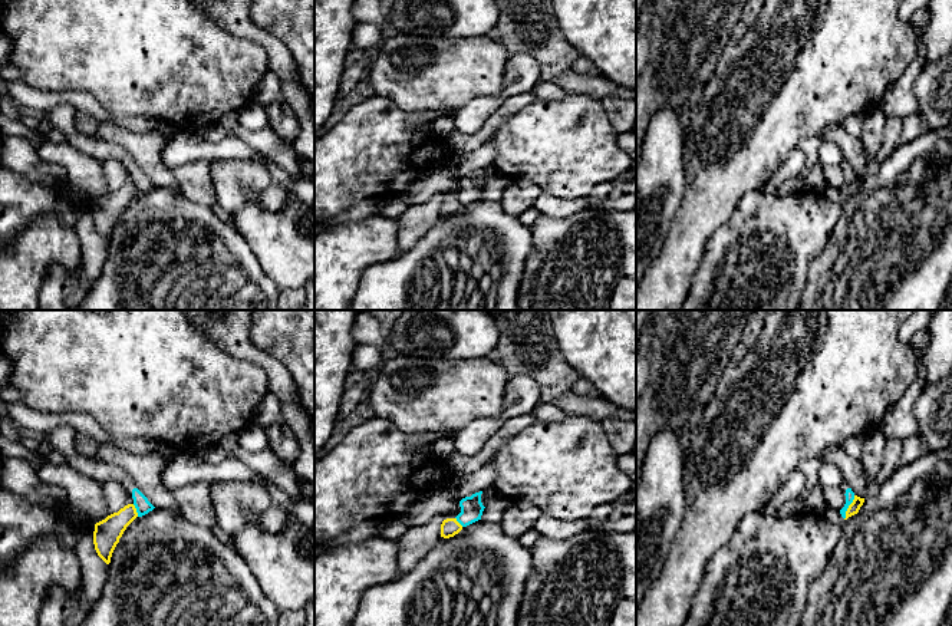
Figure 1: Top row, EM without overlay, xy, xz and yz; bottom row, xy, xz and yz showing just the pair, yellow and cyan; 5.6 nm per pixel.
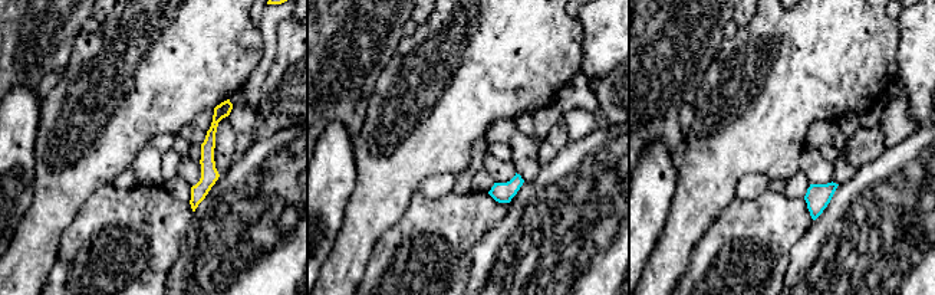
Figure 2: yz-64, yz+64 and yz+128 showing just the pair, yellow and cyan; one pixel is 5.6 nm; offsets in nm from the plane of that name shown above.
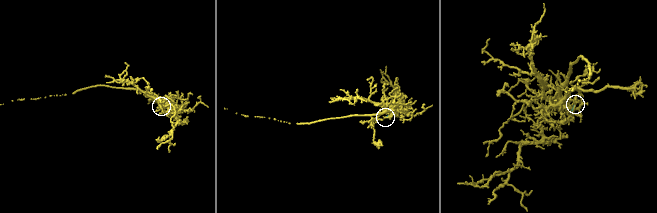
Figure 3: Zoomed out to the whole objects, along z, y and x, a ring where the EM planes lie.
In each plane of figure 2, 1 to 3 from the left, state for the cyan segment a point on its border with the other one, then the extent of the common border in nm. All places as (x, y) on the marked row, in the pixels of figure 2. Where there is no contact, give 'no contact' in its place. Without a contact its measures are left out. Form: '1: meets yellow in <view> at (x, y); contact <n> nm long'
1: no contact
2: no contact
3: no contact

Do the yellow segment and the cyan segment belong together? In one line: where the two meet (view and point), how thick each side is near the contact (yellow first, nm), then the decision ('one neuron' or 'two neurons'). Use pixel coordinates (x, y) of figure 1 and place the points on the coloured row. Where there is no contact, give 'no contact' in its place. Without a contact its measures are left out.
contact yz (849, 507); calibres 70 and 50 nm; two neurons

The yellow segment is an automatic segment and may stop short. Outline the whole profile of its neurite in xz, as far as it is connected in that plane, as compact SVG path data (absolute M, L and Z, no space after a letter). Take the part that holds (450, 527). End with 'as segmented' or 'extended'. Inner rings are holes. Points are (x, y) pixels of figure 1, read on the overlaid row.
M447 518L441 524L441 537L449 538L458 534L462 530L462 525L457 521L457 518Z; as segmented

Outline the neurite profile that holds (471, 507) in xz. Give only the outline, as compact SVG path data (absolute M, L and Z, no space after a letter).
M482 491L475 492L471 497L465 497L459 501L461 513L455 518L462 527L481 520L482 511L485 508L481 503L481 494Z

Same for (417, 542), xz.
M461 507L449 514L439 514L425 525L411 527L396 540L398 544L398 570L401 574L412 570L439 541L441 524L447 518L455 518L461 513Z

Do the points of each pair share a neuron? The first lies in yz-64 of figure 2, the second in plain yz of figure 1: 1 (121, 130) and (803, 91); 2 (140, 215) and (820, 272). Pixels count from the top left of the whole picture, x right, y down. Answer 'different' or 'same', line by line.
1: same
2: different

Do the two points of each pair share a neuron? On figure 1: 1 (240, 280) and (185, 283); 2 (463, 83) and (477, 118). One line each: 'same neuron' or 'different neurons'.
1: same neuron
2: different neurons

